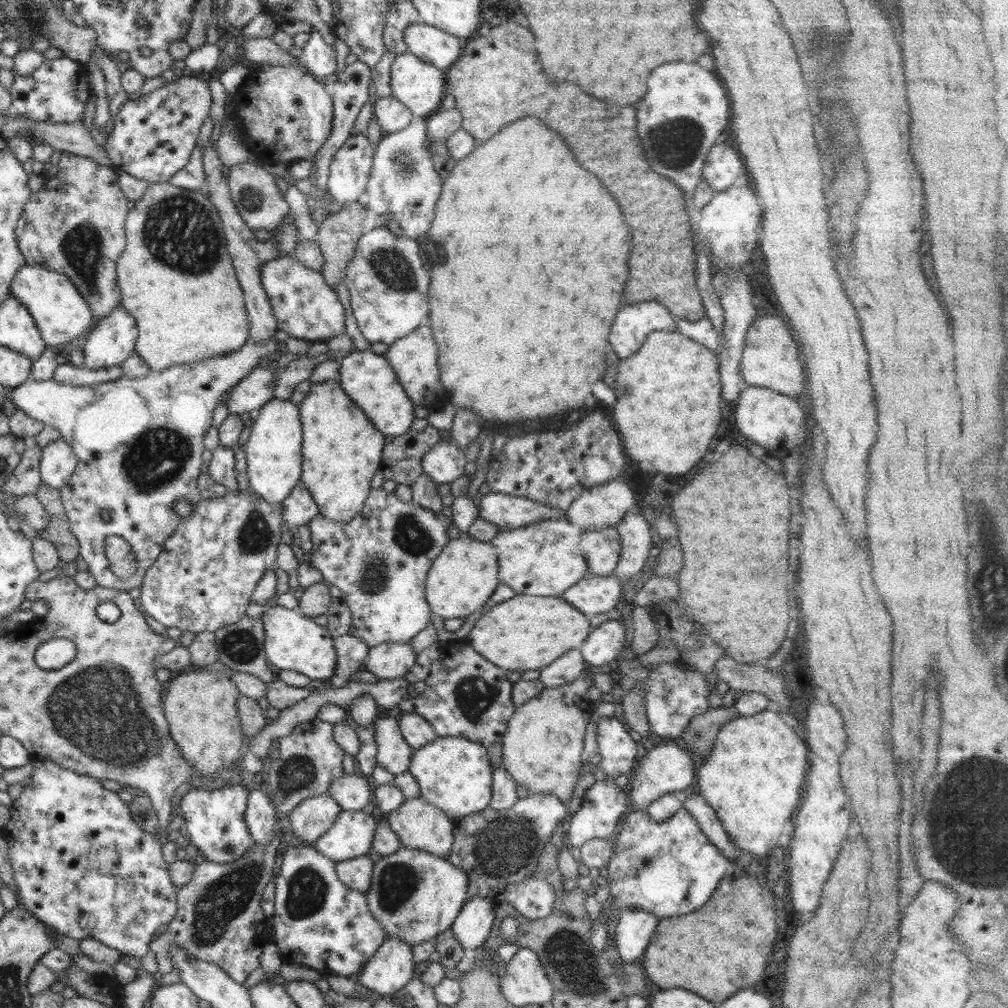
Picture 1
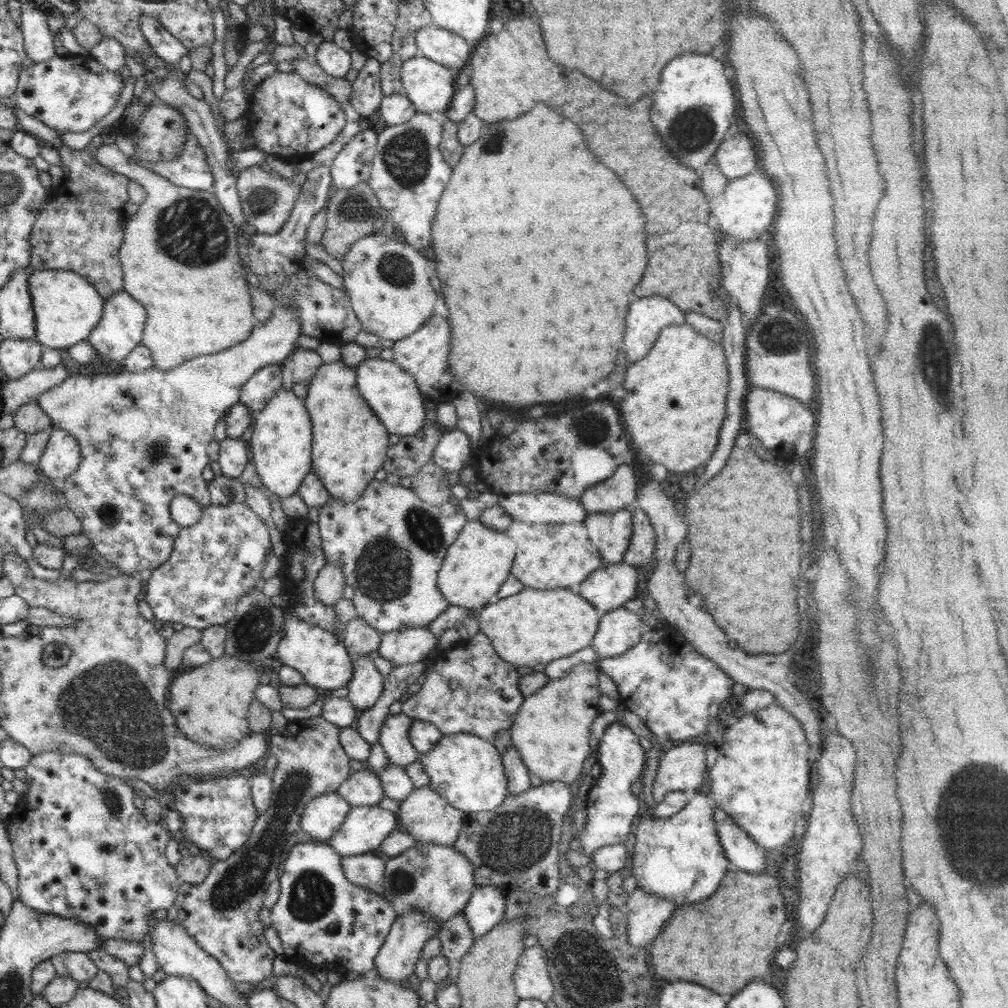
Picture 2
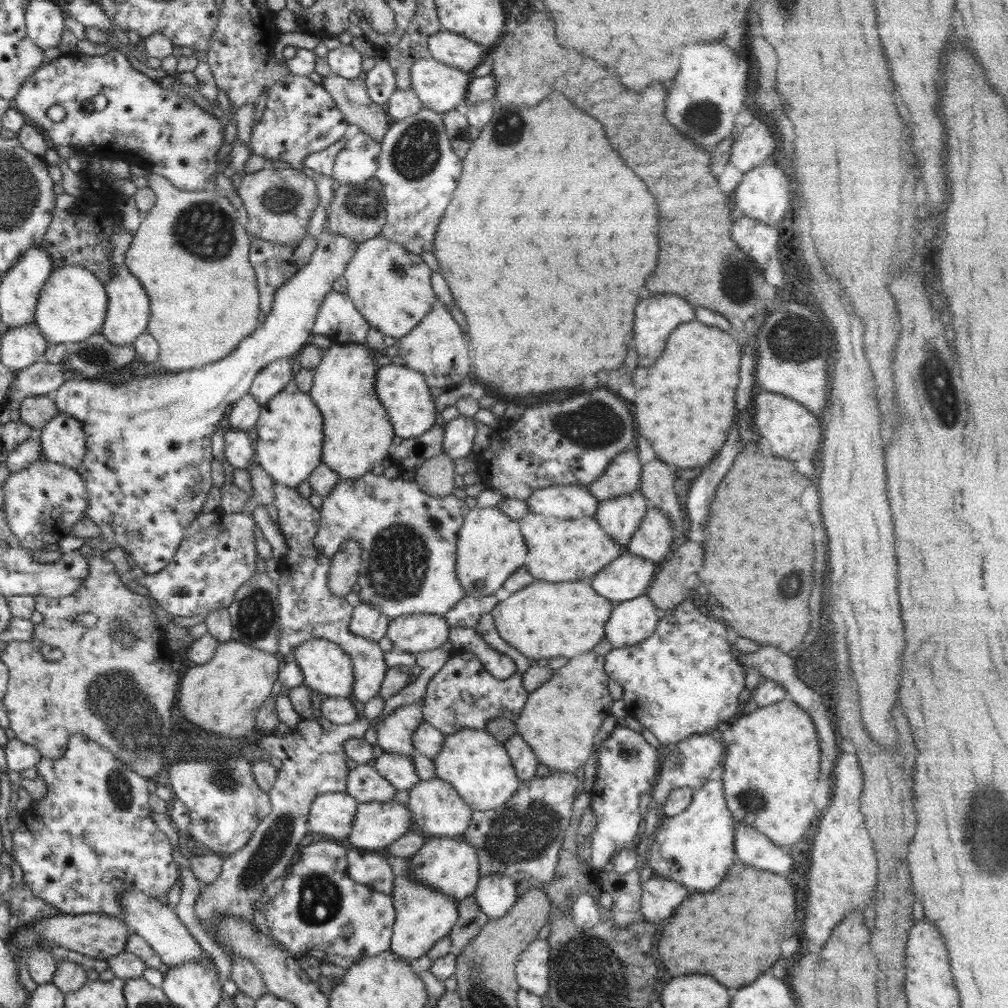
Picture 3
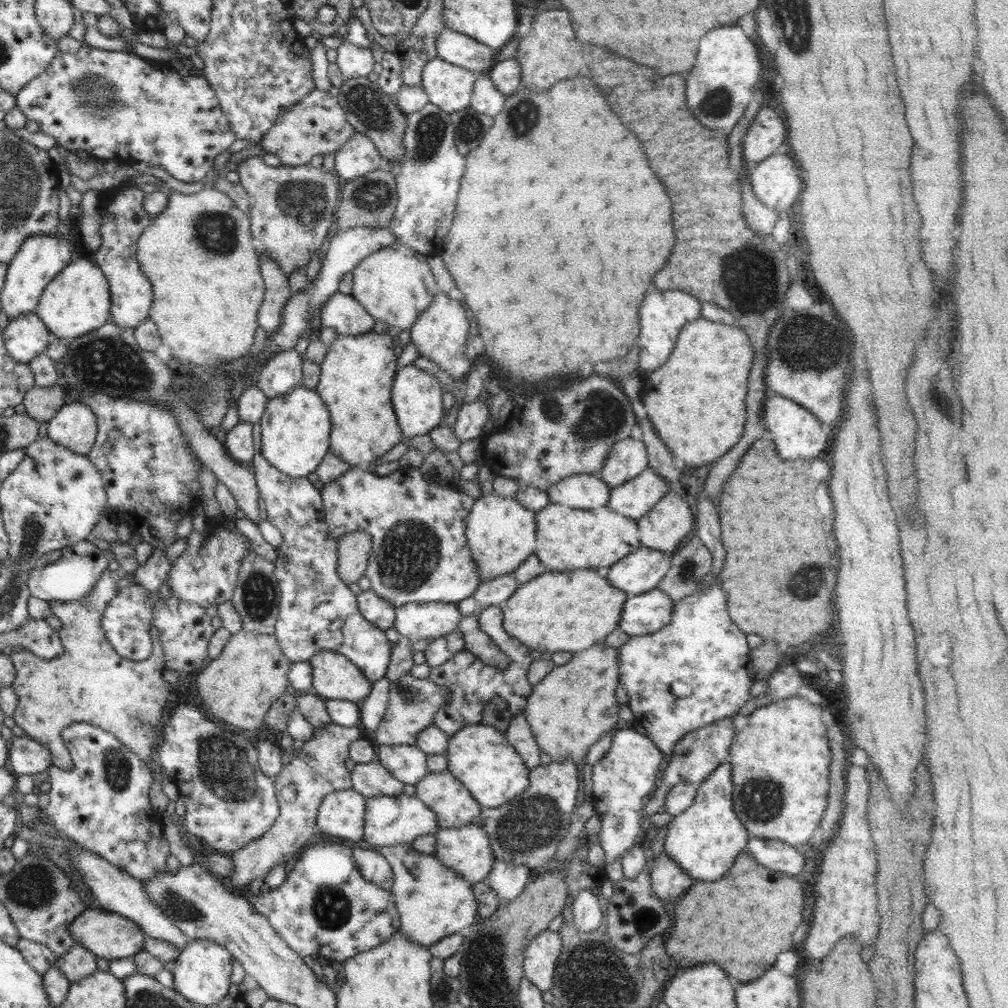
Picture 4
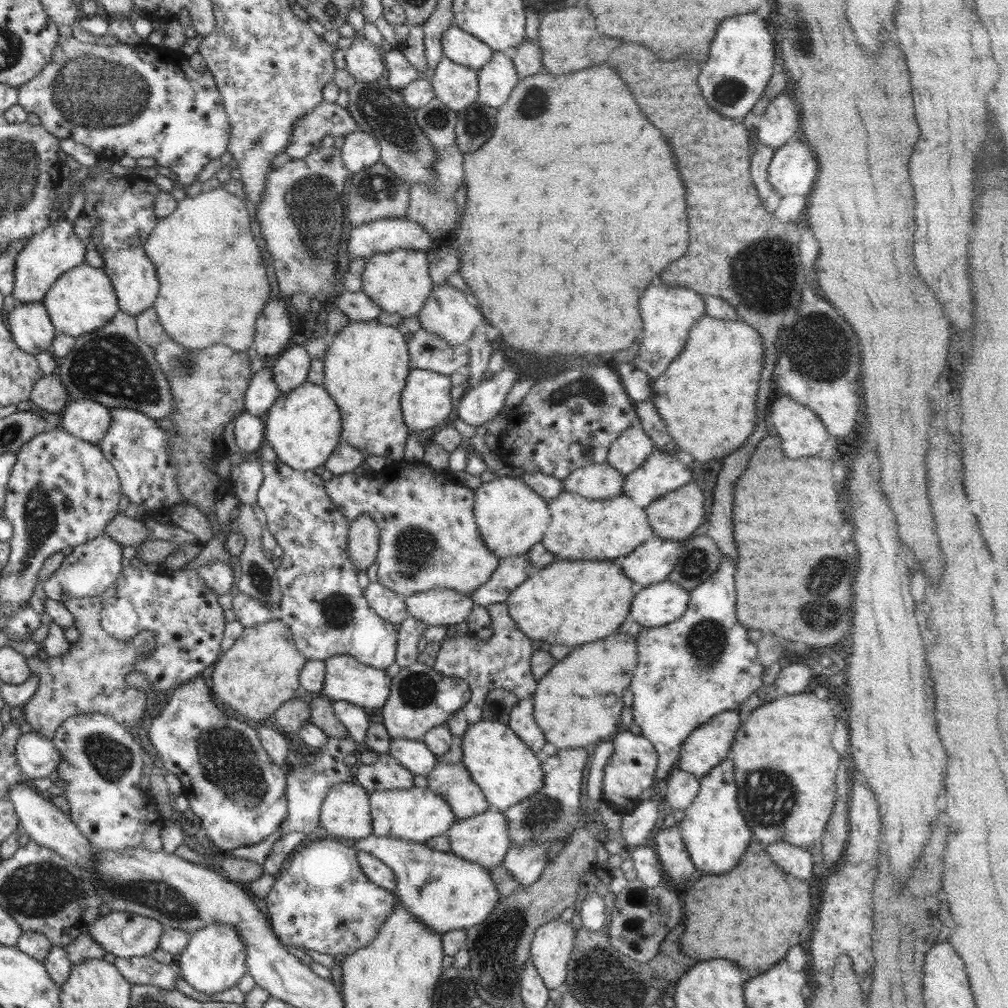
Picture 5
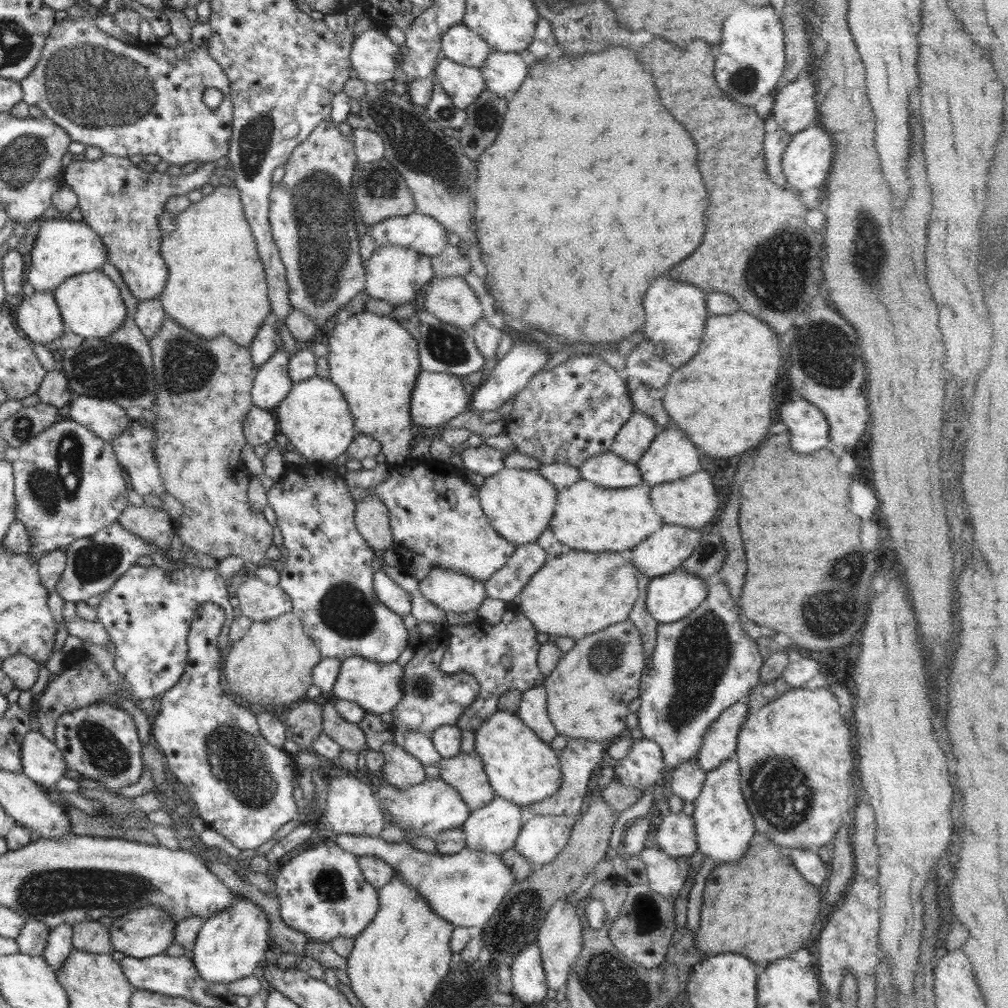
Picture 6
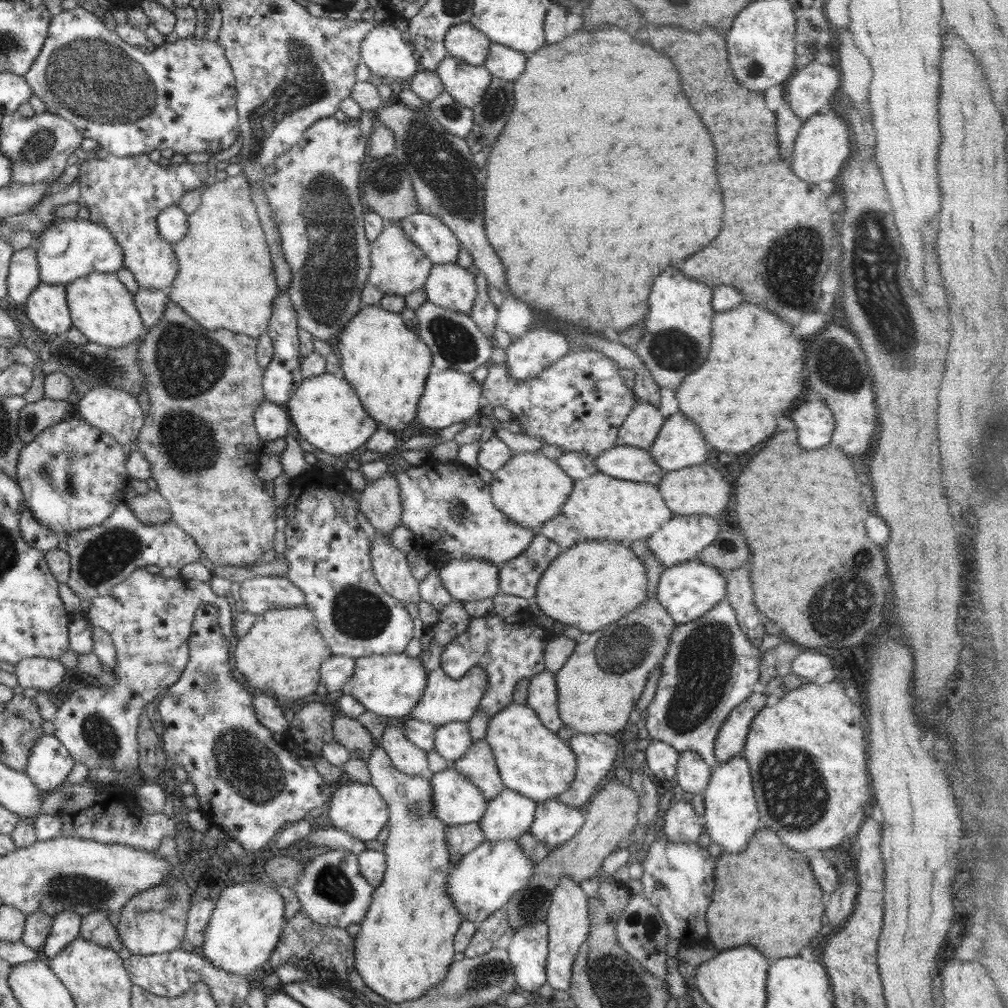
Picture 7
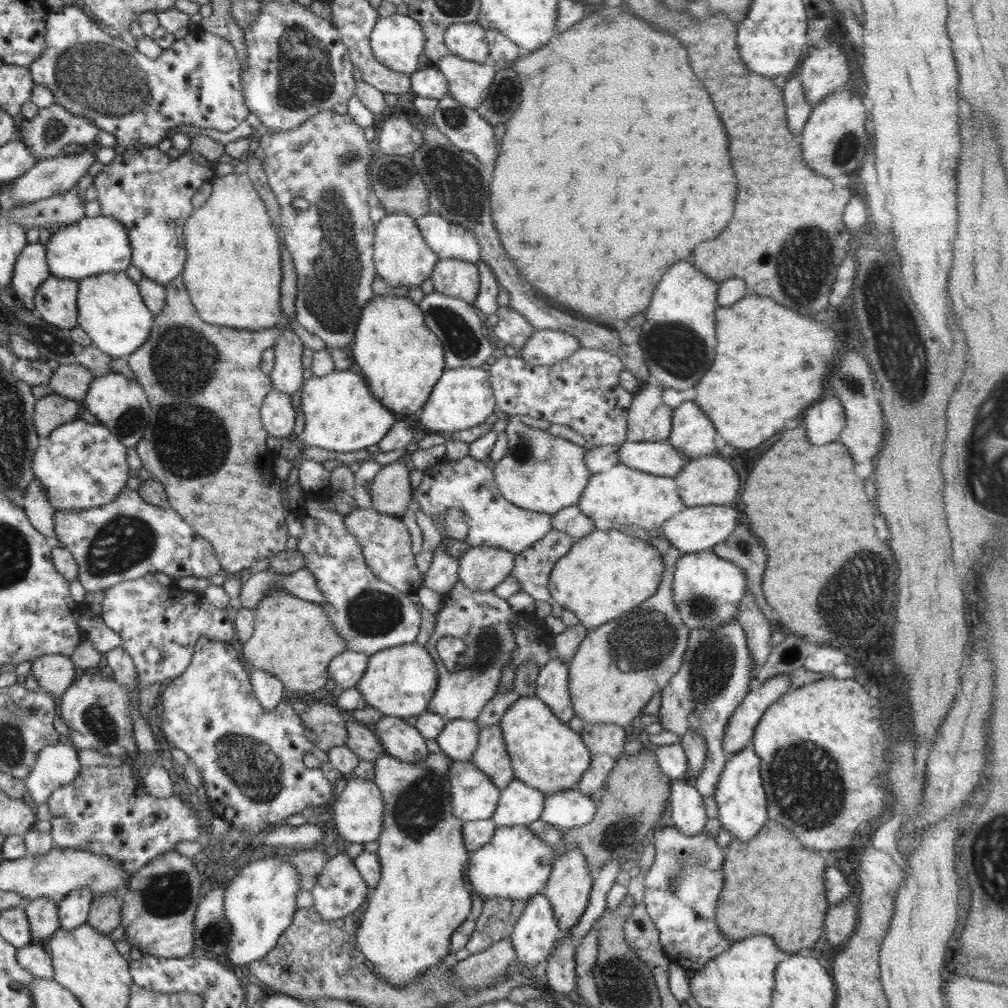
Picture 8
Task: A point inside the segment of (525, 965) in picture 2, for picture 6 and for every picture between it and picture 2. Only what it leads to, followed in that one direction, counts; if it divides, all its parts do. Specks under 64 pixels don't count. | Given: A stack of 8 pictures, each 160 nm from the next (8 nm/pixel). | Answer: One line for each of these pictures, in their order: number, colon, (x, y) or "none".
3: (532, 969)
4: (542, 954)
5: (553, 942)
6: (560, 940)

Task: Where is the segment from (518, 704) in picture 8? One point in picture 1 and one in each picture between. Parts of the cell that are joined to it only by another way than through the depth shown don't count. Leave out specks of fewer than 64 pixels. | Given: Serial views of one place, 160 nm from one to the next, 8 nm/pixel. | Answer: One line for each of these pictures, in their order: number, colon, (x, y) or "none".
1: (454, 774)
2: (467, 771)
3: (478, 767)
4: (479, 756)
5: (506, 770)
6: (520, 767)
7: (532, 760)

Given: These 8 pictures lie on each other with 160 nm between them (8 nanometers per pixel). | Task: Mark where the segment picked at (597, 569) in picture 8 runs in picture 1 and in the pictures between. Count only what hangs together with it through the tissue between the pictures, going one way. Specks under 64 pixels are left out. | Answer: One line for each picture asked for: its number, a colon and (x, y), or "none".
1: (526, 632)
2: (532, 627)
3: (545, 619)
4: (571, 611)
5: (570, 602)
6: (576, 594)
7: (589, 585)

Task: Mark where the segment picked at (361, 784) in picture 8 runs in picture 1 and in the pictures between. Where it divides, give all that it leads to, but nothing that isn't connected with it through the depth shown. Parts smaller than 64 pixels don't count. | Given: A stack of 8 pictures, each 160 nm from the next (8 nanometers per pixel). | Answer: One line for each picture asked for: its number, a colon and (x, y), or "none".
1: (314, 816)
2: (322, 816)
3: (331, 814)
4: (341, 813)
5: (345, 812)
6: (350, 806)
7: (357, 808)

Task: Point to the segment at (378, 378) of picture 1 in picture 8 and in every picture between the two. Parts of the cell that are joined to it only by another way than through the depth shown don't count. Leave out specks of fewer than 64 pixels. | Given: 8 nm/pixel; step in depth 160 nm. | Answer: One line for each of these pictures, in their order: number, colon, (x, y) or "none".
2: (391, 392)
3: (403, 392)
4: (416, 395)
5: (425, 401)
6: (437, 397)
7: (449, 397)
8: (462, 397)

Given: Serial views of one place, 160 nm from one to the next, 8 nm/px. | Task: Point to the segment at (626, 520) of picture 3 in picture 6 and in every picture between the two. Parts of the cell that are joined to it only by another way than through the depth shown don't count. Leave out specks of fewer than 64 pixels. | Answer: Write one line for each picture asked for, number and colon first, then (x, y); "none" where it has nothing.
4: (633, 499)
5: (662, 473)
6: (671, 456)

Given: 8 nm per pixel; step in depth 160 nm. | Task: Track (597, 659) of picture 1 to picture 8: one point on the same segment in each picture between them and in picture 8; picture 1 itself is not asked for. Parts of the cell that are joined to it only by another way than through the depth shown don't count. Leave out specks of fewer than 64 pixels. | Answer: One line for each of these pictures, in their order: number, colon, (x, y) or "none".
2: (619, 630)
3: (631, 622)
4: (646, 613)
5: (656, 605)
6: (672, 596)
7: (687, 590)
8: (707, 590)

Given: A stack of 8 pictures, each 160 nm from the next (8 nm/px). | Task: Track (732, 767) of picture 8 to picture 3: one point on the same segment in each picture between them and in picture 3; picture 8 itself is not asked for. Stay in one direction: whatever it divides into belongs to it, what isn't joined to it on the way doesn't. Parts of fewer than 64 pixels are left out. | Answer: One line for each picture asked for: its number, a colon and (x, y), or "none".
3: (695, 848)
4: (705, 839)
5: (715, 833)
6: (724, 827)
7: (731, 818)

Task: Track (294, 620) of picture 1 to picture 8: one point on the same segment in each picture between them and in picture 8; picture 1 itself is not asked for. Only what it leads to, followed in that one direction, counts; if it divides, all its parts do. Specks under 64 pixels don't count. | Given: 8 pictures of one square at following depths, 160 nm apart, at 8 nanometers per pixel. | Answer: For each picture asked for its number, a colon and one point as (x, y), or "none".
2: (319, 656)
3: (326, 668)
4: (334, 676)
5: (346, 679)
6: (374, 685)
7: (390, 685)
8: (400, 681)

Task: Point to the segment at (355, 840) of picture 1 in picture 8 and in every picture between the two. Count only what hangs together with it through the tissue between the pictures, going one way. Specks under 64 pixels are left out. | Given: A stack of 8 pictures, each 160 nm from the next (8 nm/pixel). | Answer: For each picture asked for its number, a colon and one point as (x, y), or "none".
2: (363, 829)
3: (376, 825)
4: (389, 820)
5: (415, 814)
6: (431, 806)
7: (456, 800)
8: (474, 796)

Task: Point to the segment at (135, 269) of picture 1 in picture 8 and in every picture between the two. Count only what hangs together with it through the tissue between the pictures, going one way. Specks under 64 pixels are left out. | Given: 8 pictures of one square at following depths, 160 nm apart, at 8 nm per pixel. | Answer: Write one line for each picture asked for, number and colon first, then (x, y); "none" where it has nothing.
2: (180, 260)
3: (191, 252)
4: (203, 264)
5: (212, 280)
6: (216, 284)
7: (225, 280)
8: (232, 273)

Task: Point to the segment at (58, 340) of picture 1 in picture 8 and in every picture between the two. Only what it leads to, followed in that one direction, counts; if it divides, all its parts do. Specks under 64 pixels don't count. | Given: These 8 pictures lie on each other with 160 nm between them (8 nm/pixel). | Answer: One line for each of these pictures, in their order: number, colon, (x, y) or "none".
2: (66, 307)
3: (72, 305)
4: (76, 301)
5: (83, 299)
6: (91, 306)
7: (101, 307)
8: (111, 311)

